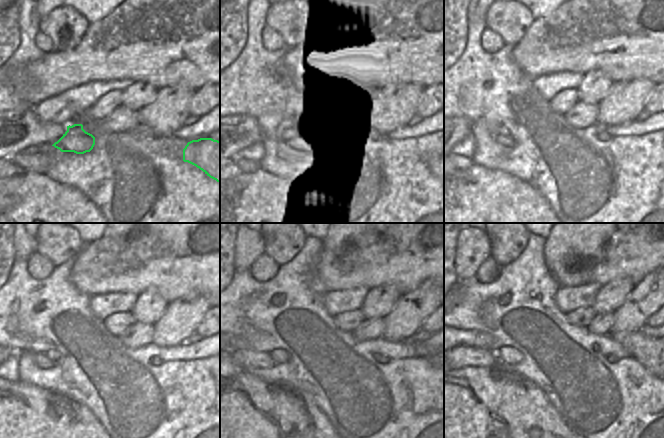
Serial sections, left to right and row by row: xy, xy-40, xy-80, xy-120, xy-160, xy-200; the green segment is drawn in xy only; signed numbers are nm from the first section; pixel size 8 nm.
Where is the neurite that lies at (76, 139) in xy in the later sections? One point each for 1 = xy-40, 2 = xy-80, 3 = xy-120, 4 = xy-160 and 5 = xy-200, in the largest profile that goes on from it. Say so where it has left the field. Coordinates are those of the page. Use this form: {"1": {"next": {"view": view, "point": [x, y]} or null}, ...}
{"1": {"next": {"view": "xy-40", "point": [285, 142]}}, "2": {"next": {"view": "xy-80", "point": [507, 141]}}, "3": {"next": {"view": "xy-120", "point": [41, 360]}}, "4": {"next": {"view": "xy-160", "point": [248, 359]}}, "5": {"next": {"view": "xy-200", "point": [464, 356]}}}

